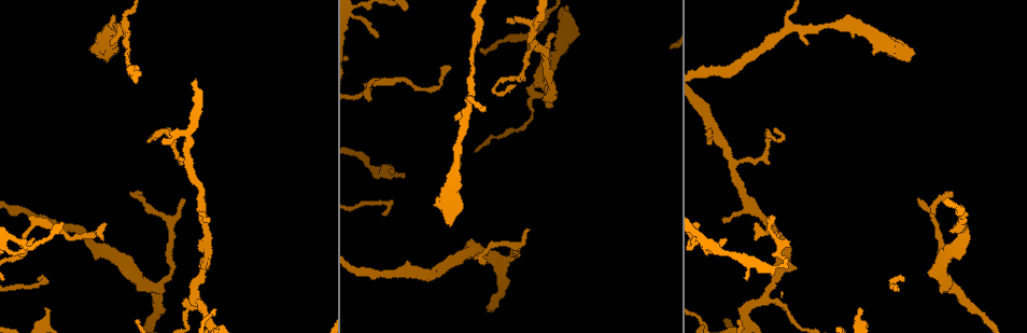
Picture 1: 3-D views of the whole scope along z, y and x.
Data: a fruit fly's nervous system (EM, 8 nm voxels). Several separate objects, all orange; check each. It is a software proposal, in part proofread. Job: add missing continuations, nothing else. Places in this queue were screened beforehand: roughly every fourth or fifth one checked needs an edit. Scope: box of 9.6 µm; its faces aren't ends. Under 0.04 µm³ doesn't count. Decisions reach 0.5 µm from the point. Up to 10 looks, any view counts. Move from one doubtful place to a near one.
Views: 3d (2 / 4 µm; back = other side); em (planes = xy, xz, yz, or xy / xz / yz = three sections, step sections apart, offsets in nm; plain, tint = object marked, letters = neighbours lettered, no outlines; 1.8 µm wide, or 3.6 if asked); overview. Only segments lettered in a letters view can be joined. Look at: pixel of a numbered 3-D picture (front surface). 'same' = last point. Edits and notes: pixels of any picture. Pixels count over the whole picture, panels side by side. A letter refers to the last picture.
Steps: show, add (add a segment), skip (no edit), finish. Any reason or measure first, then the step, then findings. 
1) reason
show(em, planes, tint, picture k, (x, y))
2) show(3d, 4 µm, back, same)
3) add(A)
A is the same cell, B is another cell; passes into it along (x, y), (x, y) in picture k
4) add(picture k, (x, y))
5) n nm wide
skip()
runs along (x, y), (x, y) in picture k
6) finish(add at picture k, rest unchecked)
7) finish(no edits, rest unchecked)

tapers out
show(em, xz, step 4, tint, picture 1, (181, 199))

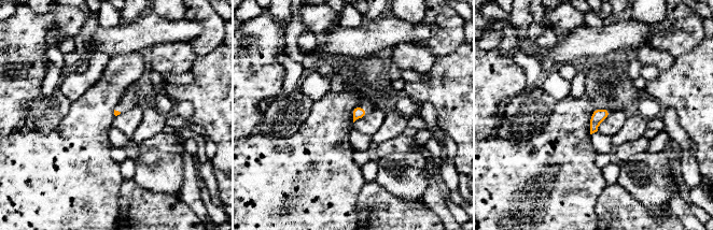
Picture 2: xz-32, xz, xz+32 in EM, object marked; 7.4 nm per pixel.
show(em, planes, letters, same)

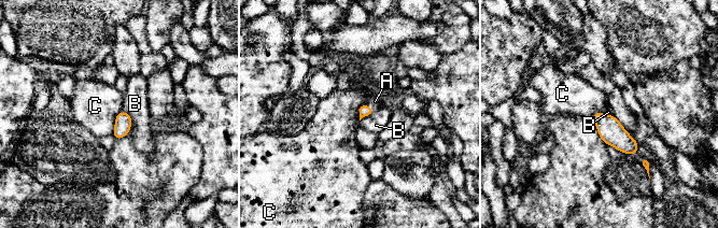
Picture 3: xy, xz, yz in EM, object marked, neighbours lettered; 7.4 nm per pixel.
add(A)
A is the same cell, B and C are other cells; passes into it along (364, 110), (368, 107), (375, 101) in picture 3; the neuron continues

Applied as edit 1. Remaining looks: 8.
show(overview)

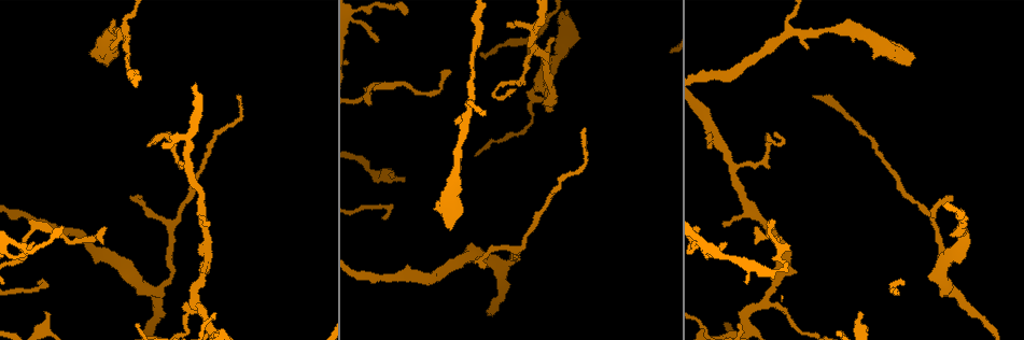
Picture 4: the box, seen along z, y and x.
free end
show(em, planes, plain, picture 4, (915, 58))

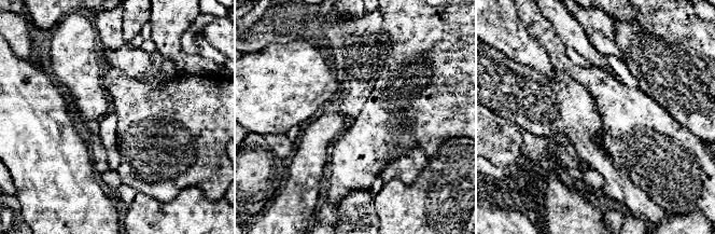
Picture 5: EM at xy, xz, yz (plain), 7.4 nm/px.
show(em, planes, letters, same)

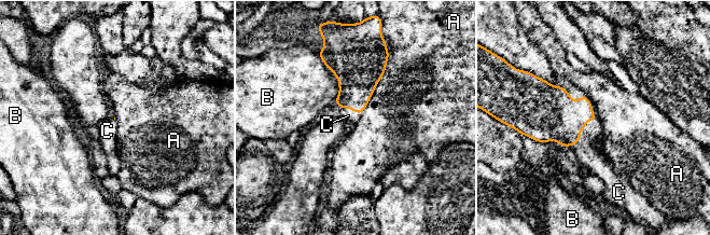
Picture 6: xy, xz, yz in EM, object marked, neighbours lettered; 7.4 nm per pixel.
A touches over 500 nm
add(C)
C is the same cell, A and B are other cells; the neuron continues

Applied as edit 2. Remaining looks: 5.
show(overview)

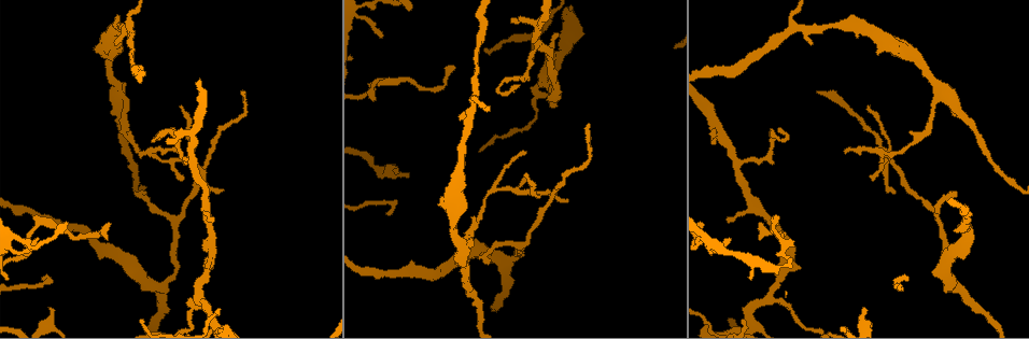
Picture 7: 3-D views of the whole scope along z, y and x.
free end
show(em, planes, plain, picture 7, (511, 19))

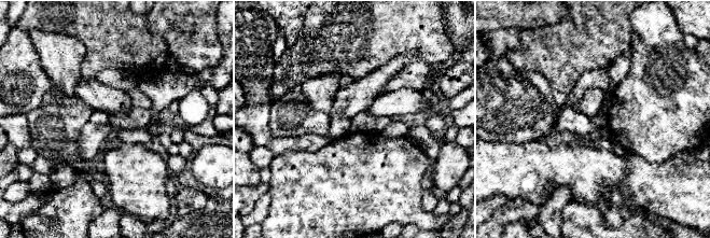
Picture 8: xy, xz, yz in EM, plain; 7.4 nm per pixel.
show(em, planes, letters, same)

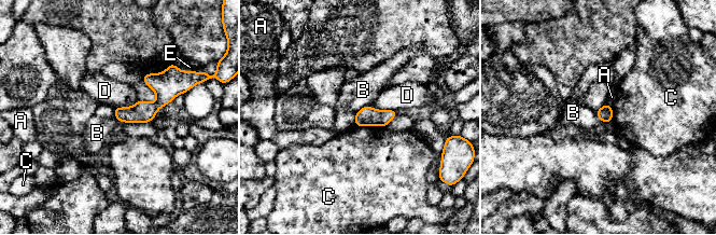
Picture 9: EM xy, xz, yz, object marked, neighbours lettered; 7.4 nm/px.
skip()
A, B, C, D and E are other cells; border along (368, 105), (365, 105), (355, 113) in picture 9; none of them fits

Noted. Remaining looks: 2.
an open end
show(em, planes, plain, picture 7, (558, 33))

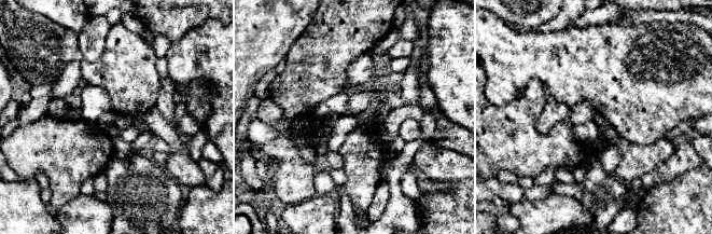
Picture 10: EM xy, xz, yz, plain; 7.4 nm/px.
show(em, planes, letters, same)

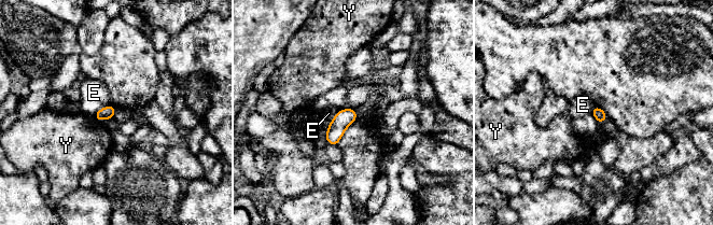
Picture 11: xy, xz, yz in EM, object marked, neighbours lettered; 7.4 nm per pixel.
90 nm wide
skip()
E and Y are other cells; border along (111, 104), (100, 108), (93, 115) in picture 11; no lettered segment goes on from it

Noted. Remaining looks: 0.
finish(add at picture 3, add at picture 6, rest unchecked)

